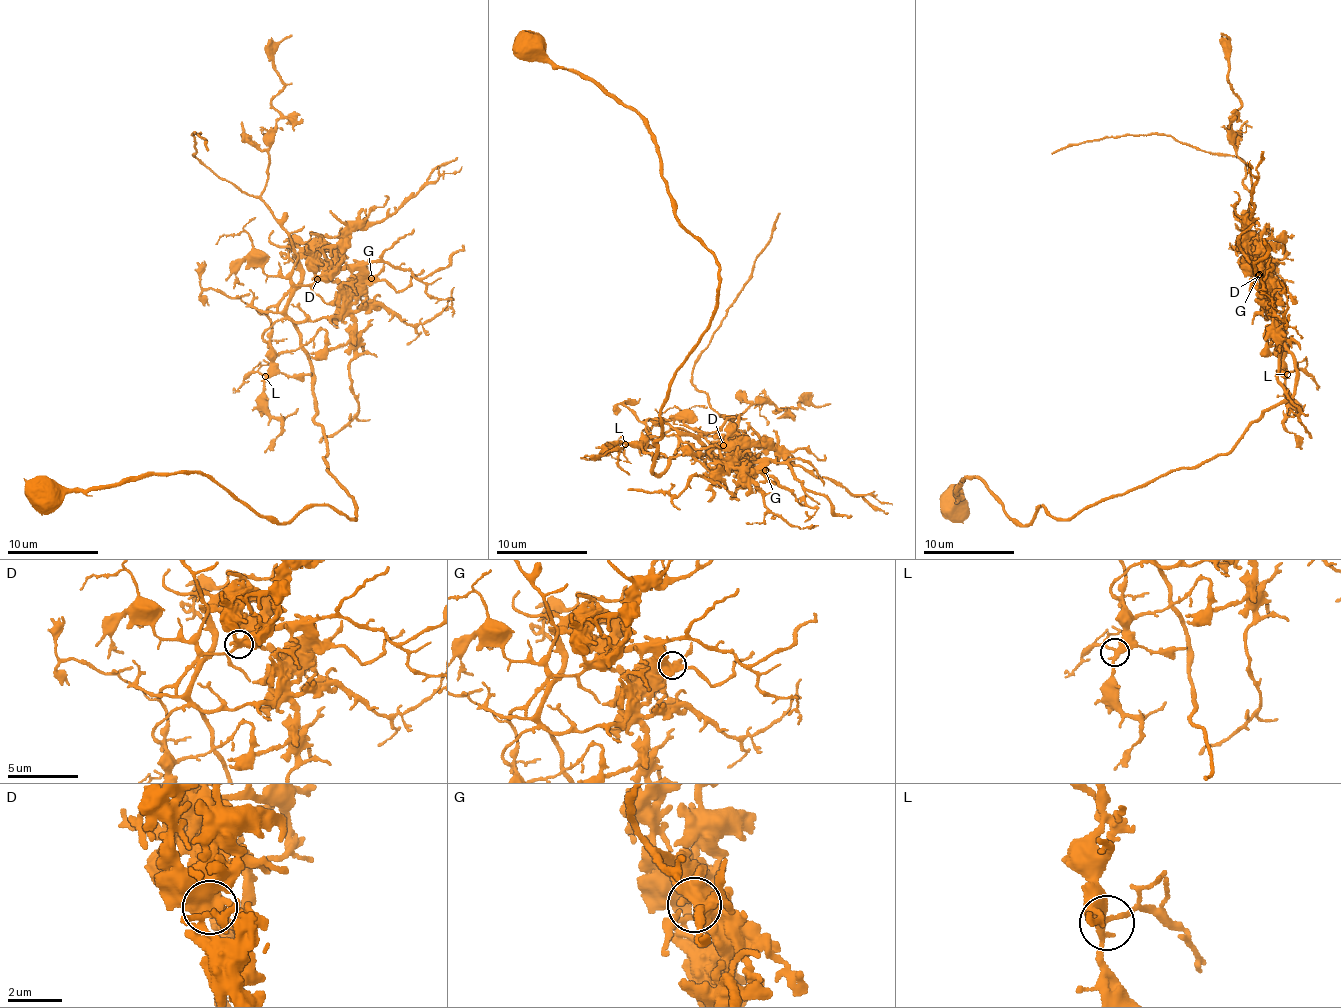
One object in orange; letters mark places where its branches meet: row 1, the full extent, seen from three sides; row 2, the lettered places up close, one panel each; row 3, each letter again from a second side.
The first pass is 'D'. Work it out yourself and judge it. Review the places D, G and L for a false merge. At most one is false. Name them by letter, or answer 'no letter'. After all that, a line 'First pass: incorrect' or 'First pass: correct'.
D
First pass: correct

